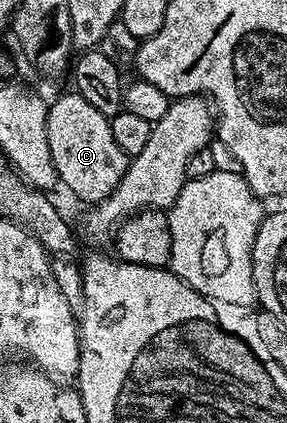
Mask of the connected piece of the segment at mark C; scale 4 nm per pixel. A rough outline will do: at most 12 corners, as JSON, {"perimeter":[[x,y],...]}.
{"perimeter":[[75,92],[51,99],[56,177],[106,200],[130,161],[110,120]]}

